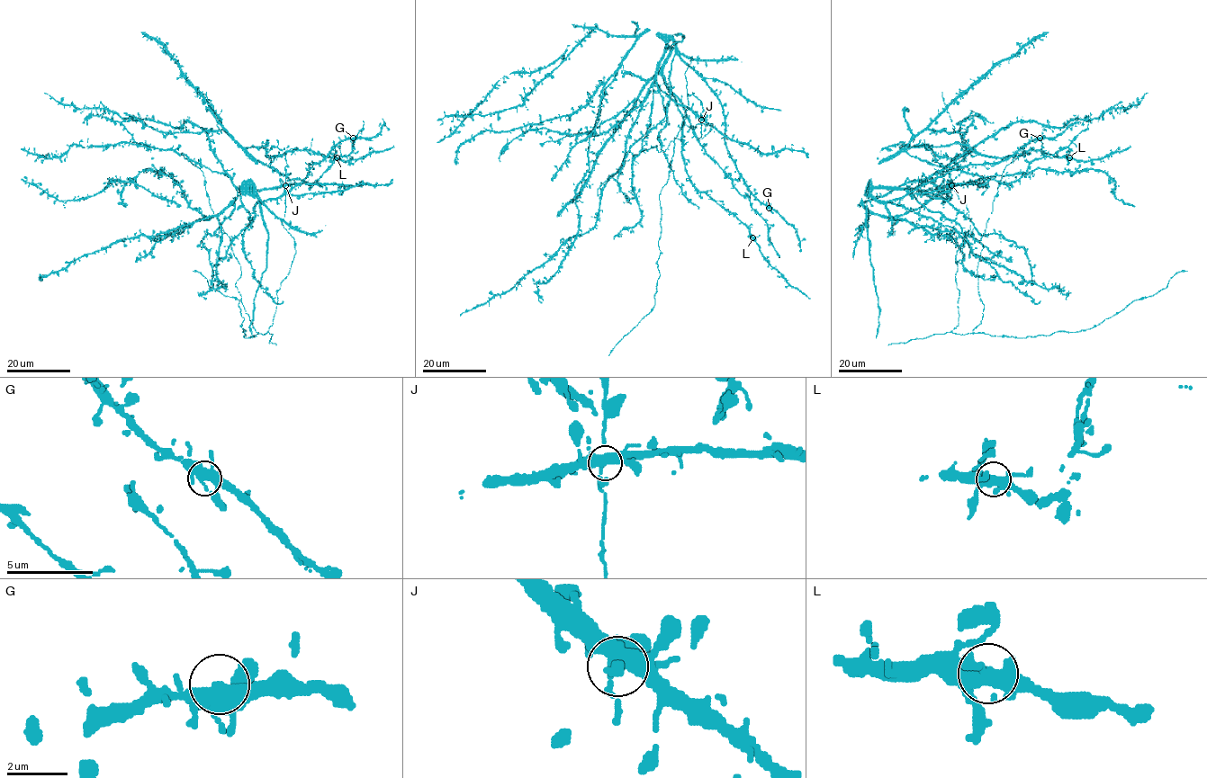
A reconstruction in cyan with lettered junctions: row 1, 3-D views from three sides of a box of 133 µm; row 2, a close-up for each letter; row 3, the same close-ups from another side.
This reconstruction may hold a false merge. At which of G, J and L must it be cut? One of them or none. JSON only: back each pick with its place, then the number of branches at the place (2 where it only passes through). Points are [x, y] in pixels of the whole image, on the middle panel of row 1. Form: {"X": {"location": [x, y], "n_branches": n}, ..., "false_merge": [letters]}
{"false_merge": []}

